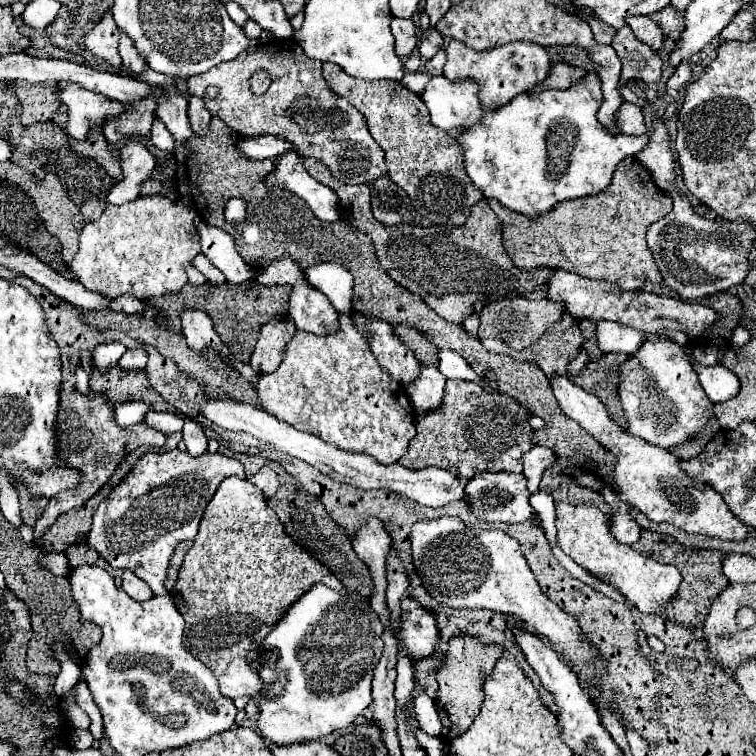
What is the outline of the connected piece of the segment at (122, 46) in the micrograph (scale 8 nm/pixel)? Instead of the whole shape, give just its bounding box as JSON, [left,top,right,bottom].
[119,32,145,74]

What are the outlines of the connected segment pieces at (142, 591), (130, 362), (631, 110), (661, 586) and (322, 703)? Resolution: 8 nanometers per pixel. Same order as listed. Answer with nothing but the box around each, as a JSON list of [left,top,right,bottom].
[[121,570,153,602],[119,350,147,370],[615,101,647,136],[557,502,681,616],[257,584,383,746]]

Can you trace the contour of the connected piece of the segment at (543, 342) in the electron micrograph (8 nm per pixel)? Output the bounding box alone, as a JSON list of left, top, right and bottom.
[481,314,583,380]

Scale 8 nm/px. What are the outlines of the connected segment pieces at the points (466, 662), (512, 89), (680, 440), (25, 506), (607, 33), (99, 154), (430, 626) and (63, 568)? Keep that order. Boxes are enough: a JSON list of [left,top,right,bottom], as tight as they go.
[[435,636,503,742],[443,40,551,108],[619,336,715,448],[19,488,47,526],[589,18,613,44],[67,128,125,182],[399,602,439,660],[41,552,71,576]]

